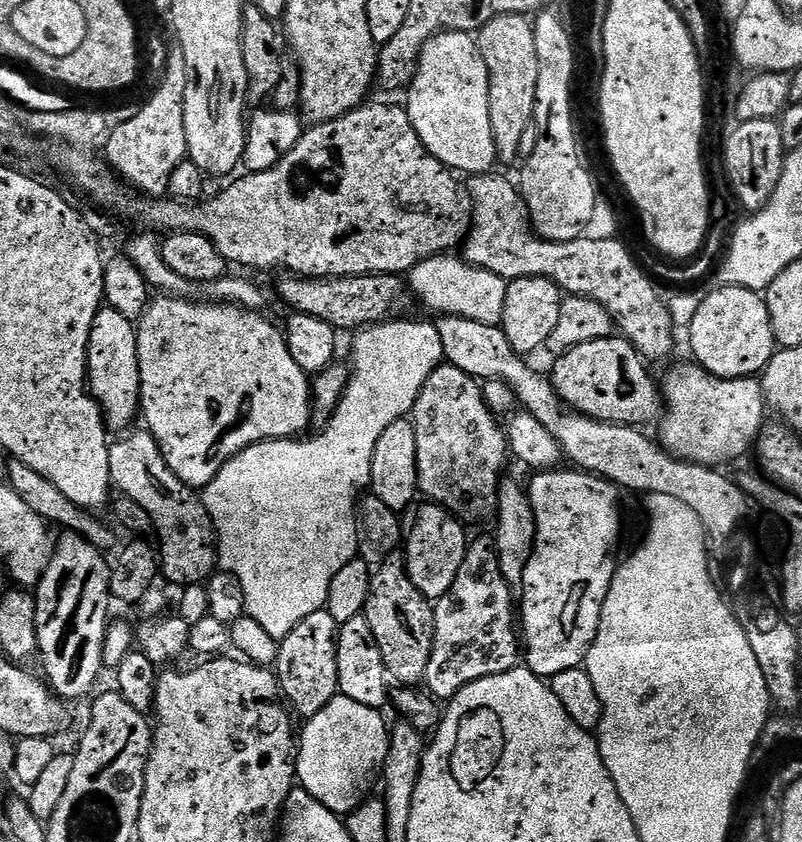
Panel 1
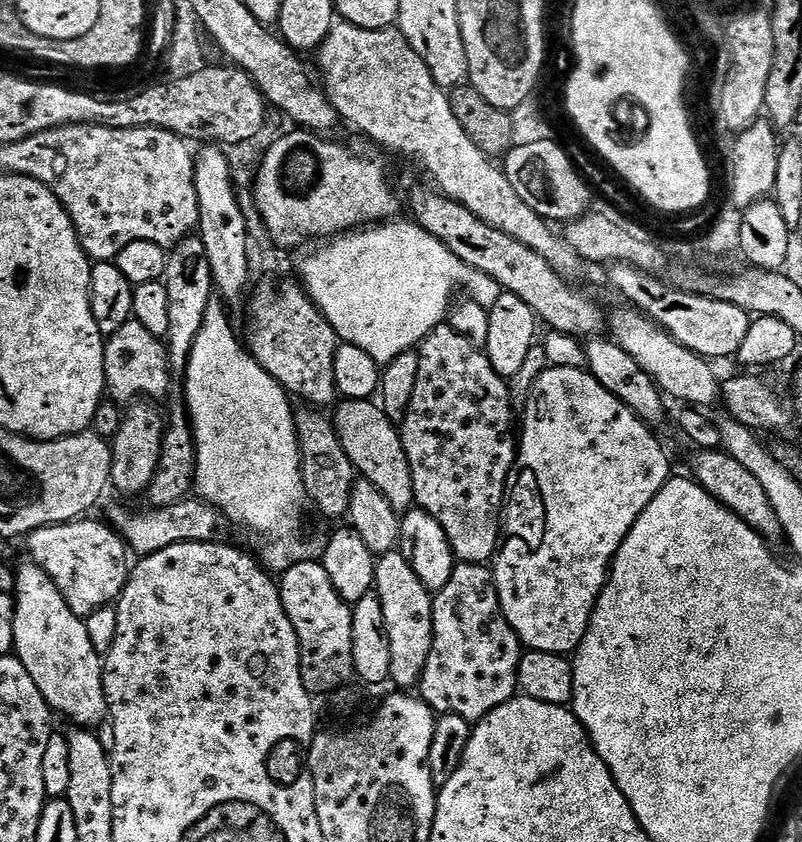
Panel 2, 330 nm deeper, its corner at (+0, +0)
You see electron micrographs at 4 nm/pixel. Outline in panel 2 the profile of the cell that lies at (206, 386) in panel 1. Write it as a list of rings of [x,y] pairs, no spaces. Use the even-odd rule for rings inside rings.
[[[344,400],[335,405],[334,411],[336,433],[342,442],[342,450],[346,450],[346,458],[350,458],[363,479],[374,482],[374,486],[386,494],[396,512],[407,513],[416,504],[416,495],[410,462],[406,462],[406,450],[400,441],[399,427],[385,414],[379,403],[372,400]]]

